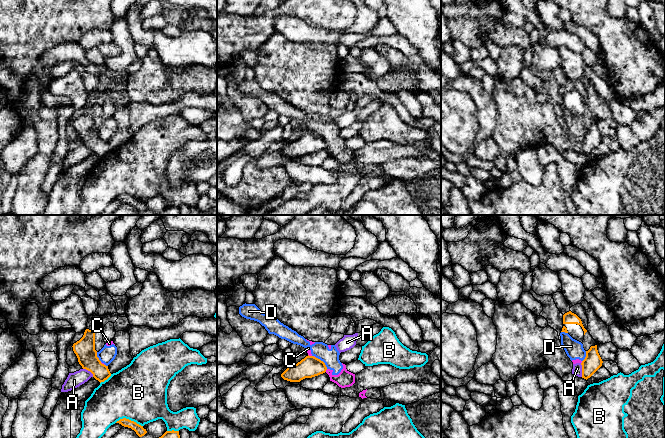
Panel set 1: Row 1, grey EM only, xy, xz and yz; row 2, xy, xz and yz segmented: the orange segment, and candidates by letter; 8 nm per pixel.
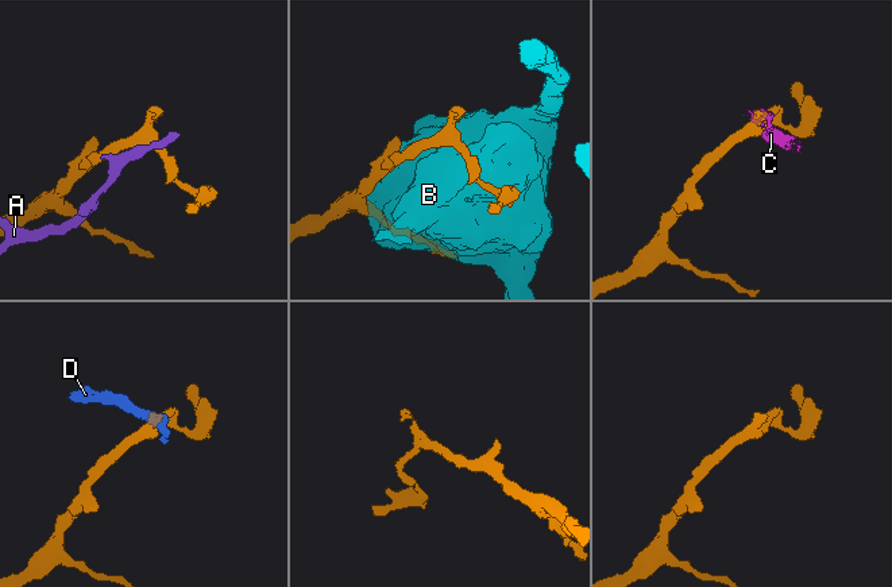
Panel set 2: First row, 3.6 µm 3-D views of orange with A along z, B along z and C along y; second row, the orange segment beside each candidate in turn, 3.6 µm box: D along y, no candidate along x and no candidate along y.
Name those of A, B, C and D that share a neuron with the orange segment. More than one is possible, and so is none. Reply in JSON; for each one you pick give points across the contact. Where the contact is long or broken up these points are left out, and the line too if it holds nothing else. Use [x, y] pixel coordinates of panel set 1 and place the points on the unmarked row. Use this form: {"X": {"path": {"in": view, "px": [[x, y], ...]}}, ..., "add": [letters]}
{"add": []}

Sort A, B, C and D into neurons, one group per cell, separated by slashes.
A / B / C D

